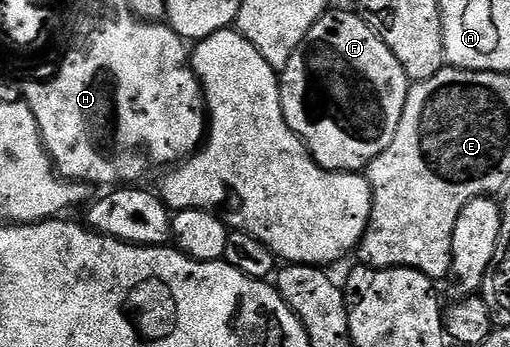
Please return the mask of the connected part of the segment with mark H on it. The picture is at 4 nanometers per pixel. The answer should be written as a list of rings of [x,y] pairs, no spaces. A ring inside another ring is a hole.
[[[130,16],[128,20],[129,23],[109,23],[109,37],[101,37],[101,33],[97,33],[97,37],[93,37],[93,41],[89,41],[89,45],[85,45],[85,61],[69,61],[69,65],[65,65],[65,69],[57,65],[55,71],[61,74],[61,77],[65,77],[65,81],[56,81],[53,76],[50,76],[45,81],[29,81],[23,85],[23,100],[31,107],[35,119],[39,123],[41,138],[53,161],[53,168],[66,181],[84,181],[93,187],[96,185],[129,187],[134,183],[144,182],[141,180],[151,176],[156,169],[165,171],[184,161],[186,157],[201,148],[207,136],[205,94],[201,92],[201,84],[197,82],[197,76],[193,74],[191,53],[187,48],[185,38],[180,37],[168,23],[141,21],[134,16]],[[93,45],[97,45],[97,49],[101,49],[101,45],[105,45],[105,49],[101,49],[101,53],[97,53],[97,49],[93,49]]]

